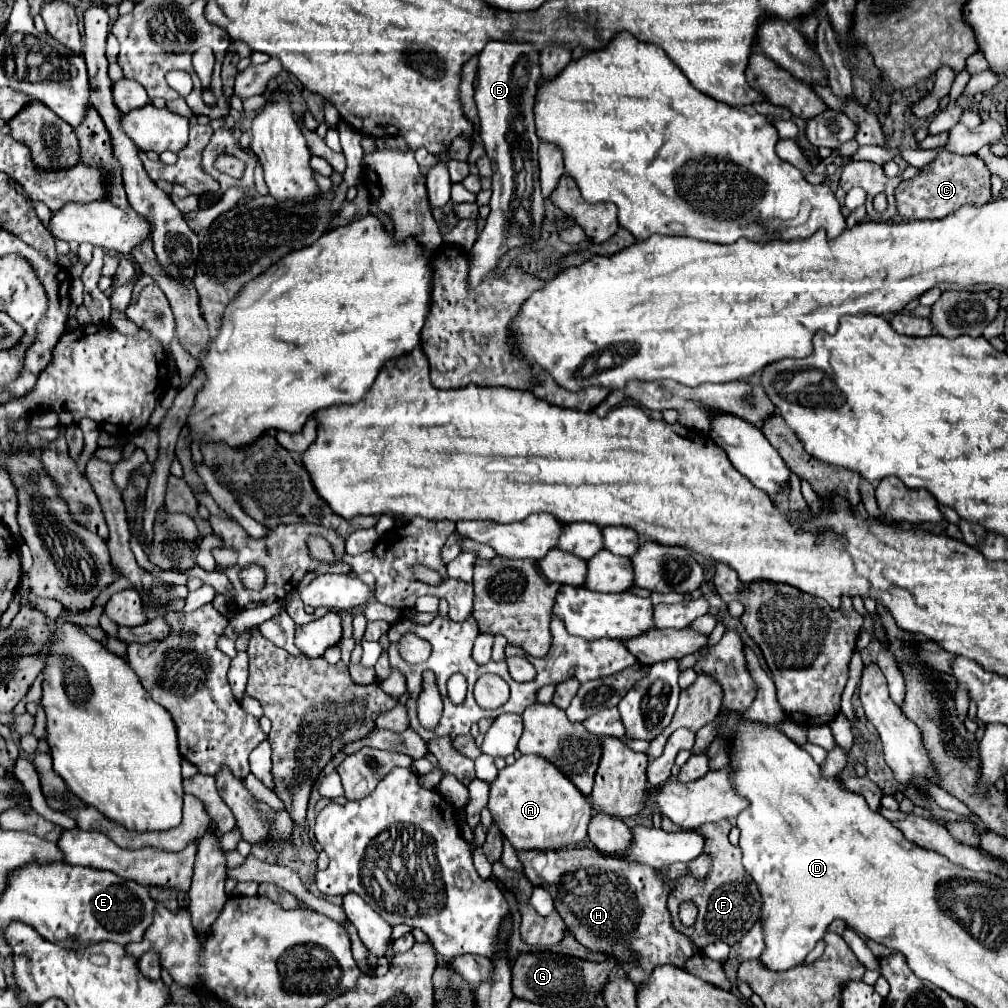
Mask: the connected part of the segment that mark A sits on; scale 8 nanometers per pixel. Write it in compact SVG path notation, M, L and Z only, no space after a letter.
M522 755L514 765L504 767L490 785L488 809L504 837L516 851L560 851L586 841L592 817L590 797L562 775L562 771L540 755Z

